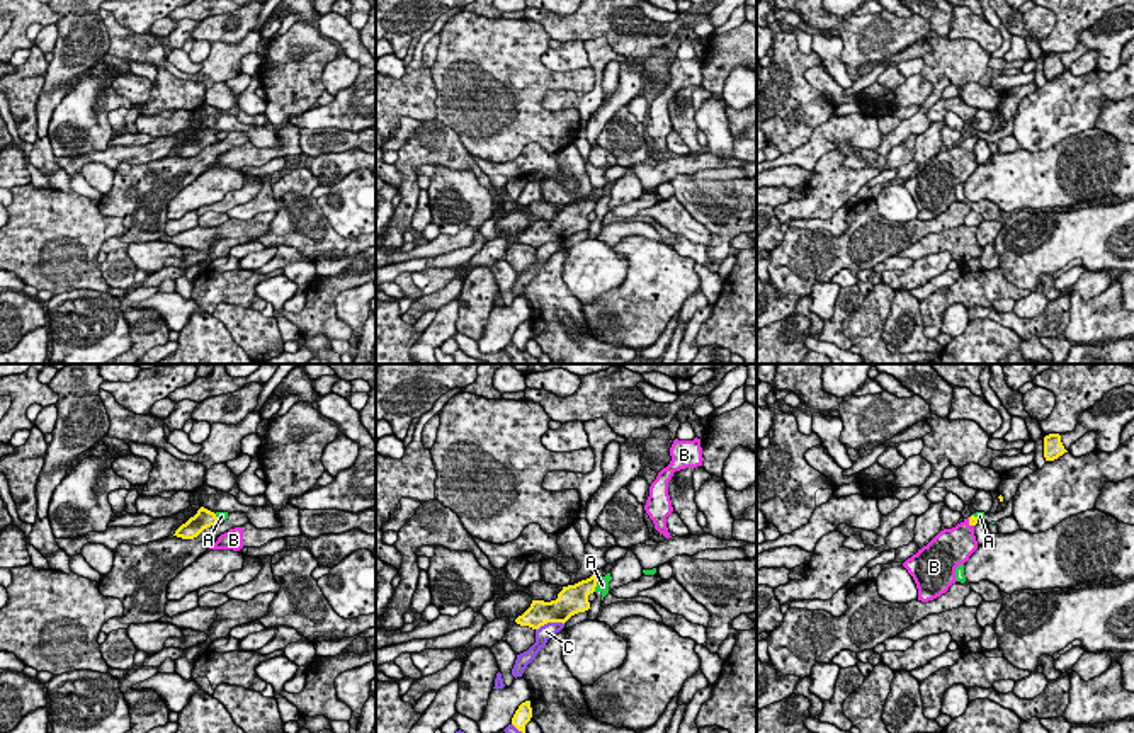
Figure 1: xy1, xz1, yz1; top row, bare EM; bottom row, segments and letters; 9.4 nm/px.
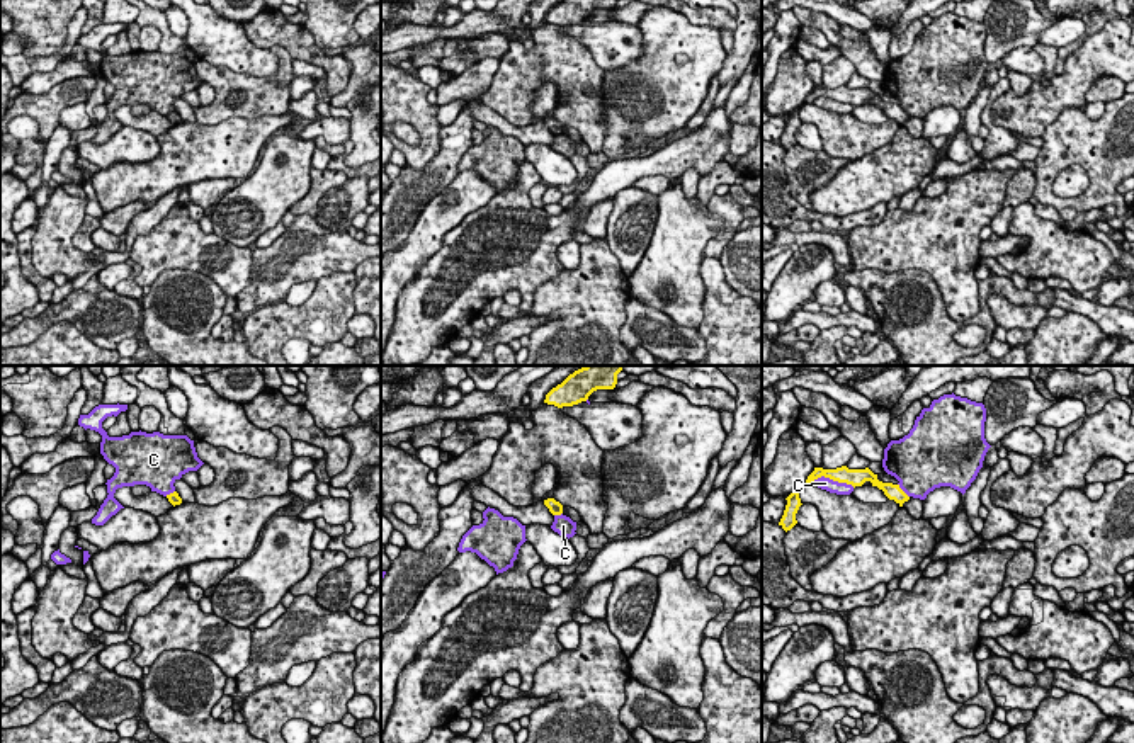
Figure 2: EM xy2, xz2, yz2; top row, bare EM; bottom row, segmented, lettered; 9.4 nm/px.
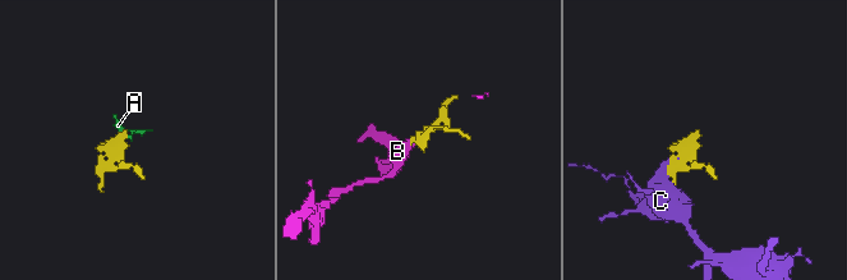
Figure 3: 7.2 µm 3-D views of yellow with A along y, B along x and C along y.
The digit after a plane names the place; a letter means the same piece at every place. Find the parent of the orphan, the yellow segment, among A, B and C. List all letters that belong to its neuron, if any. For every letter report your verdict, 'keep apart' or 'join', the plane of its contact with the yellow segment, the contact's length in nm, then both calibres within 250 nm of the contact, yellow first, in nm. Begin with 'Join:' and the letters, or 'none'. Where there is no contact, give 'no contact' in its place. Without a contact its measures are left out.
Join: B
A: keep apart; meets yellow in xz1; contact 140 nm long; 280 nm thick on the yellow side, 130 nm on the other
B: join; meets yellow in yz1; contact 110 nm long; 90 nm thick on the yellow side, 340 nm on the other
C: keep apart; meets yellow in yz2; contact 400 nm long; 160 nm thick on the yellow side, 130 nm on the other

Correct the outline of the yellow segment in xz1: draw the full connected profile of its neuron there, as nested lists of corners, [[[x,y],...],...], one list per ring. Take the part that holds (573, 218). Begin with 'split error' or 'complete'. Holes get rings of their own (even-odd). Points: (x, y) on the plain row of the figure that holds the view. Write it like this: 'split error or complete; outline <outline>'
complete; outline [[[595,192],[575,204],[563,206],[556,219],[532,219],[530,226],[515,238],[520,245],[539,248],[547,241],[566,241],[571,235],[590,228],[588,214],[600,197]]]

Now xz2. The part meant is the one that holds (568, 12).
complete; outline [[[563,0],[546,14],[544,22],[558,27],[573,26],[587,20],[593,10],[614,9],[615,3],[617,0]]]

